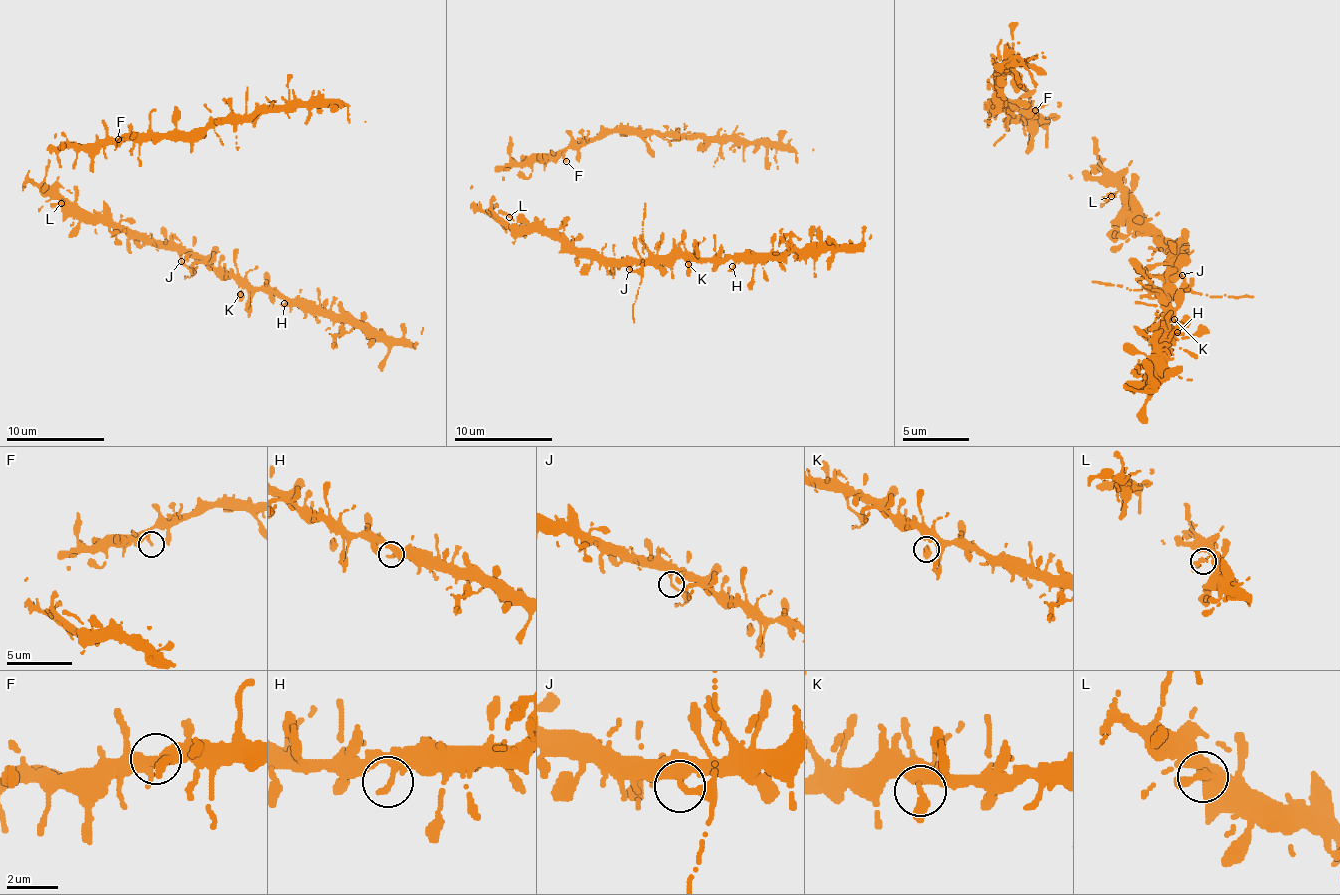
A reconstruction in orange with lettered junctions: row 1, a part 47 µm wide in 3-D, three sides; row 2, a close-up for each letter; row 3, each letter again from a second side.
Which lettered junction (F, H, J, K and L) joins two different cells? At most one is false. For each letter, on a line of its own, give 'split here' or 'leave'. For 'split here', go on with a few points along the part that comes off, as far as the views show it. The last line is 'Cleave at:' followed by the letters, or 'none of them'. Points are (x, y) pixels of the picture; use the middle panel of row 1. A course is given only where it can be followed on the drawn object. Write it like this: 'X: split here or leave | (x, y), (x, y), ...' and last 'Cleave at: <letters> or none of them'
F: leave
H: leave
J: leave
K: leave
L: leave
Cleave at: none of them

